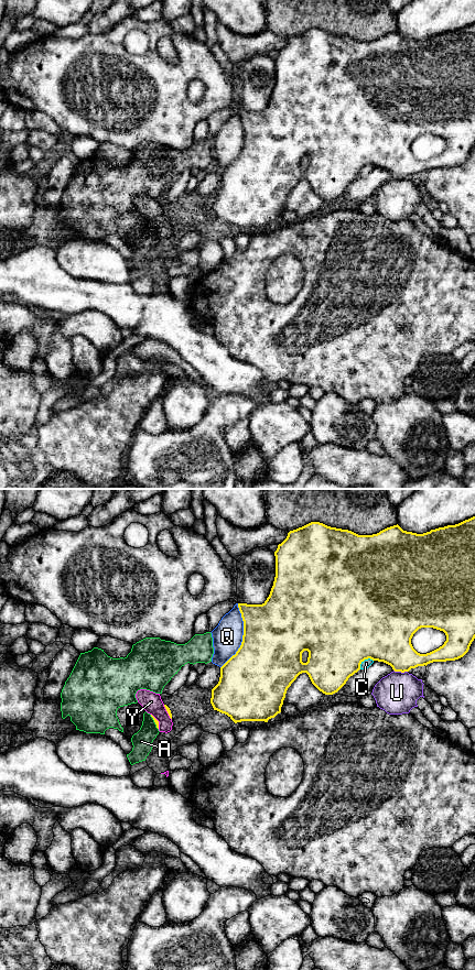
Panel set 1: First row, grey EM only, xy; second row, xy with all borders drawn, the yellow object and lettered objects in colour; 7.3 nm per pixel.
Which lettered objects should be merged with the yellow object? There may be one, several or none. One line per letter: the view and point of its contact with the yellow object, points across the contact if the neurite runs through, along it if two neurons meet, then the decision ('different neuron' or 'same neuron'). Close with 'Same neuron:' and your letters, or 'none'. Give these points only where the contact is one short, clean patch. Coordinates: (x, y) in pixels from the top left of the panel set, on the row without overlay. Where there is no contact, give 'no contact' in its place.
A: contact xy (154, 228); border xy (150, 221), (158, 236); different neuron
C: contact xy (364, 166); different neuron
Q: contact xy (243, 142); different neuron
U: contact xy (400, 177); different neuron
Y: contact xy (168, 219); border xy (163, 211), (171, 226); different neuron
Same neuron: none

